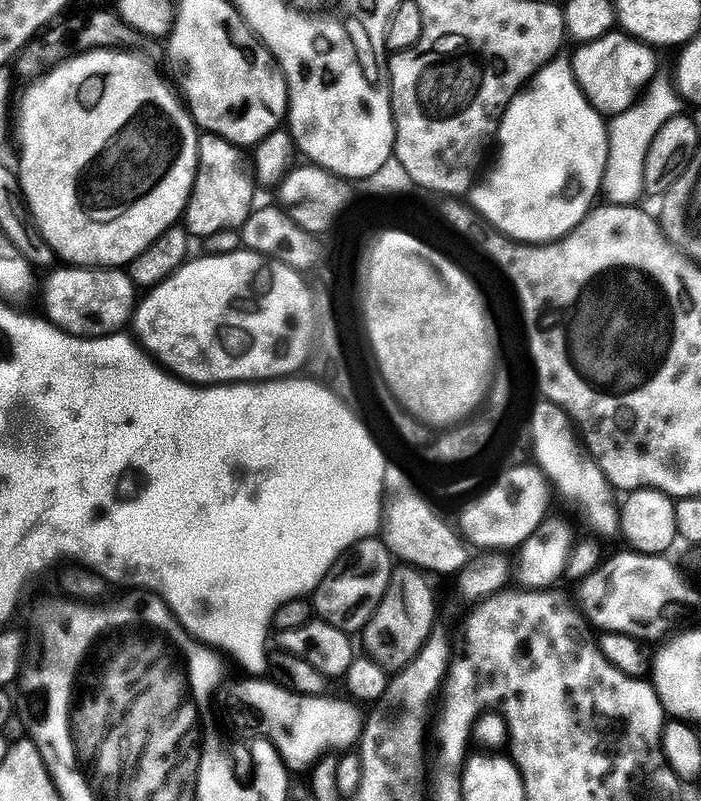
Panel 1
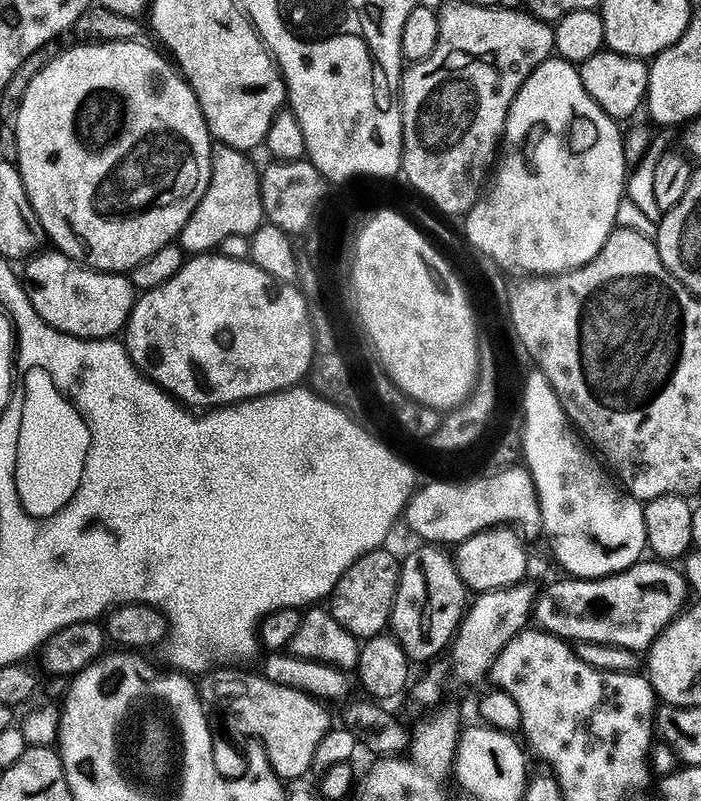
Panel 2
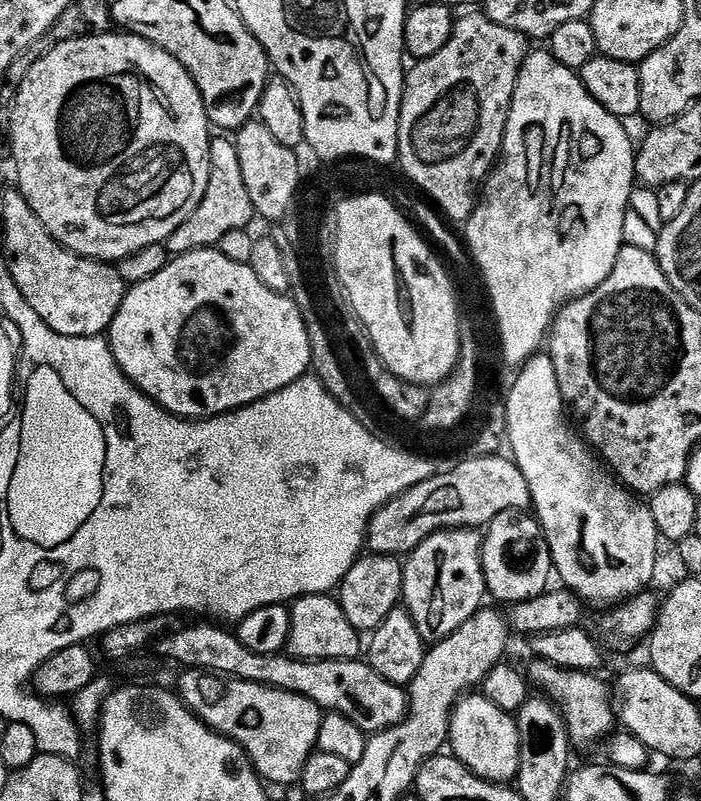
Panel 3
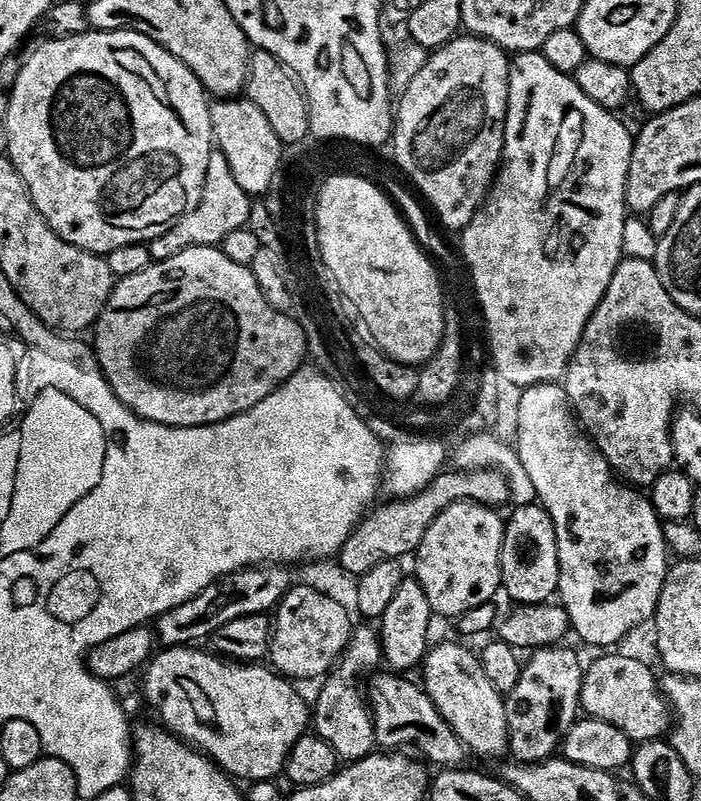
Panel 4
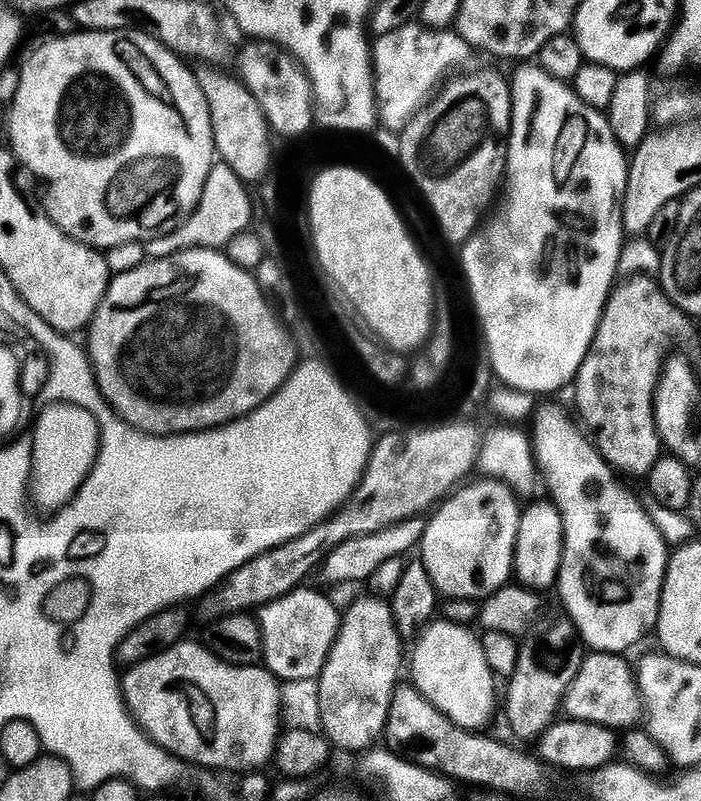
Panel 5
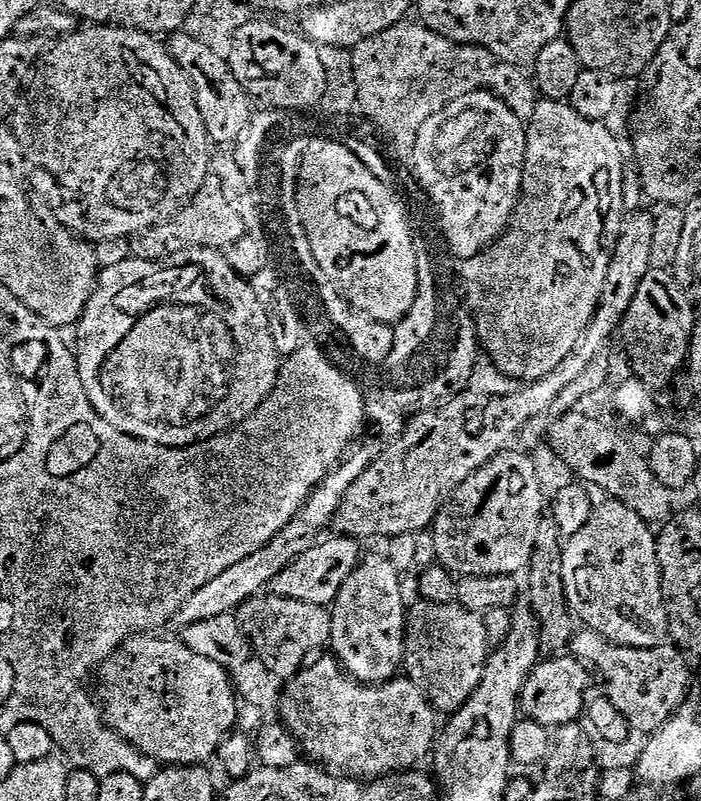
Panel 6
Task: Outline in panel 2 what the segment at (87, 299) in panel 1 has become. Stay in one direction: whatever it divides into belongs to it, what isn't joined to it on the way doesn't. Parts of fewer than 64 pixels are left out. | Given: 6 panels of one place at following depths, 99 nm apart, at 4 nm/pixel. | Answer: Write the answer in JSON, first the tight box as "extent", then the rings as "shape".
{"extent":[22,250,138,340],"shape":[[[55,250],[33,255],[23,268],[22,283],[30,302],[50,327],[78,340],[111,340],[127,329],[132,308],[138,299],[138,293],[127,275],[85,268]]]}

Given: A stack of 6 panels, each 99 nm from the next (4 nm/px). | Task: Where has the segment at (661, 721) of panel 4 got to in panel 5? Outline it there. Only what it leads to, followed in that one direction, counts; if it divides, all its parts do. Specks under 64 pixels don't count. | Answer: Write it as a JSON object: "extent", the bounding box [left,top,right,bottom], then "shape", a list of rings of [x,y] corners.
{"extent":[563,652,642,730],"shape":[[[592,652],[585,655],[580,661],[574,682],[570,682],[564,695],[563,715],[569,720],[601,724],[613,730],[628,730],[639,725],[642,720],[640,692],[635,684],[633,669],[630,664],[628,668],[624,659],[623,655],[614,652]]]}

